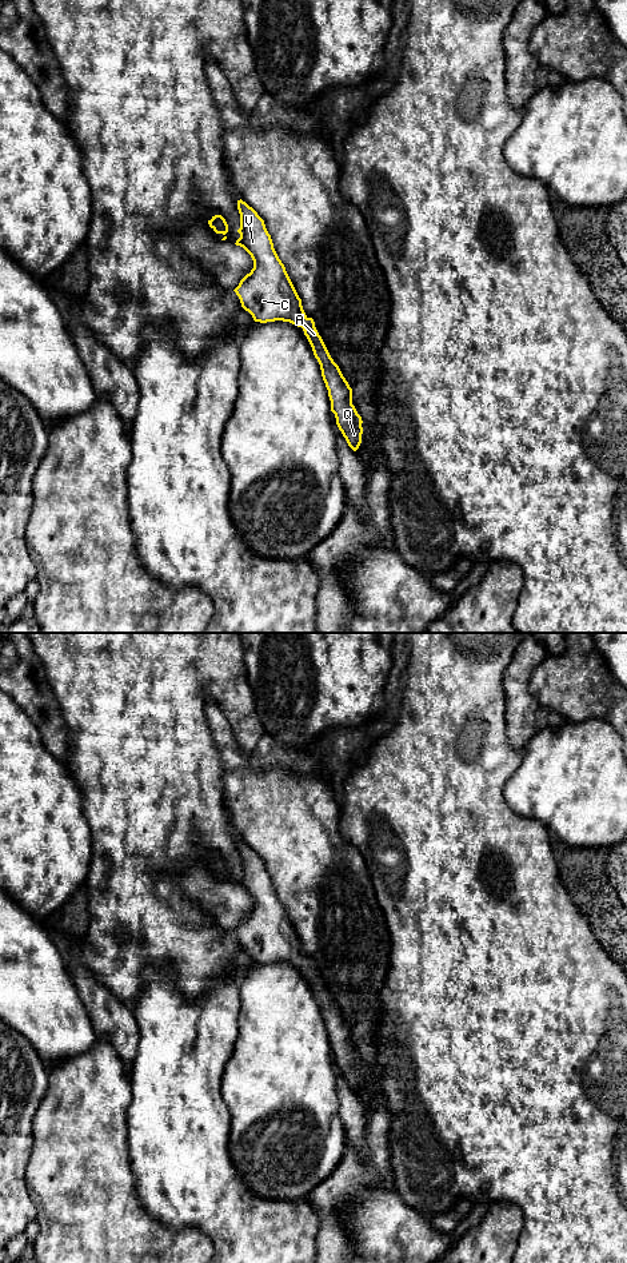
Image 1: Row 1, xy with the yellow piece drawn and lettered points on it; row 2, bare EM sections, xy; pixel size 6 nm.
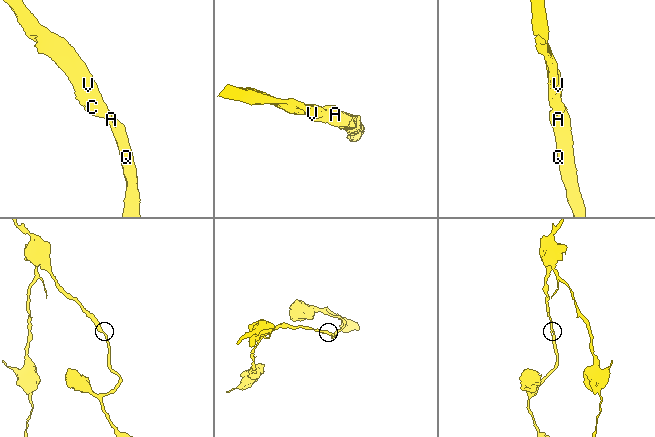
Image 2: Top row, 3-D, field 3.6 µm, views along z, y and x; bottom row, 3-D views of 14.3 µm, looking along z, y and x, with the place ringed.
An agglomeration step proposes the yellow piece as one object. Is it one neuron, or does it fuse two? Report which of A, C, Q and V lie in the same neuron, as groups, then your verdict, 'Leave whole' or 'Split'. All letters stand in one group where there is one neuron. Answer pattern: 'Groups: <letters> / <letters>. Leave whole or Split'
Groups: A C Q V. Leave whole

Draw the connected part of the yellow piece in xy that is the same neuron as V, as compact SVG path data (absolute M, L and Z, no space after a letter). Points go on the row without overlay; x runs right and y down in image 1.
M241 840L237 841L237 850L240 878L235 885L251 896L253 909L233 932L241 948L252 956L255 963L283 961L303 969L320 1005L336 1065L348 1087L356 1092L362 1084L363 1061L352 1045L352 1029L331 999L314 960L305 956L301 940L273 889L264 861Z

